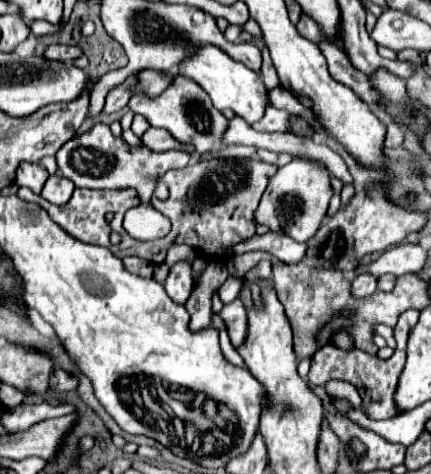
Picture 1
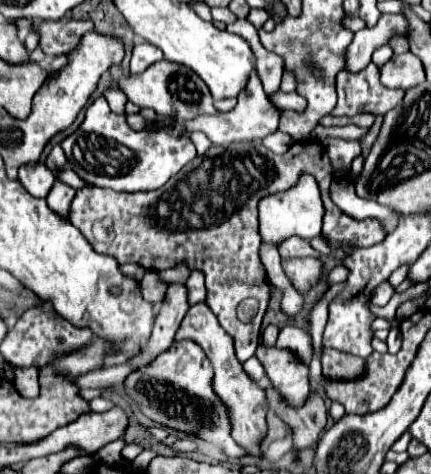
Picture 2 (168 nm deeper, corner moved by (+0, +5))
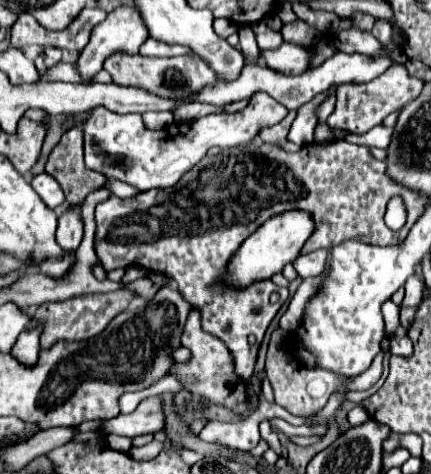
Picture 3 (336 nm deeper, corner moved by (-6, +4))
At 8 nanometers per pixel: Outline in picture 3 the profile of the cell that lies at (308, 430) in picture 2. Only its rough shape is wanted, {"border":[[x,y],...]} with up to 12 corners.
{"border":[[276,328],[266,356],[274,402],[296,416],[322,410],[340,388],[368,390],[382,374],[370,368],[342,378],[306,370]]}

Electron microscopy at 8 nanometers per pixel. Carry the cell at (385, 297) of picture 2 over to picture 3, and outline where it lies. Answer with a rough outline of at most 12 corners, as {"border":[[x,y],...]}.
{"border":[[392,300],[382,304],[386,334],[398,324],[398,306]]}

